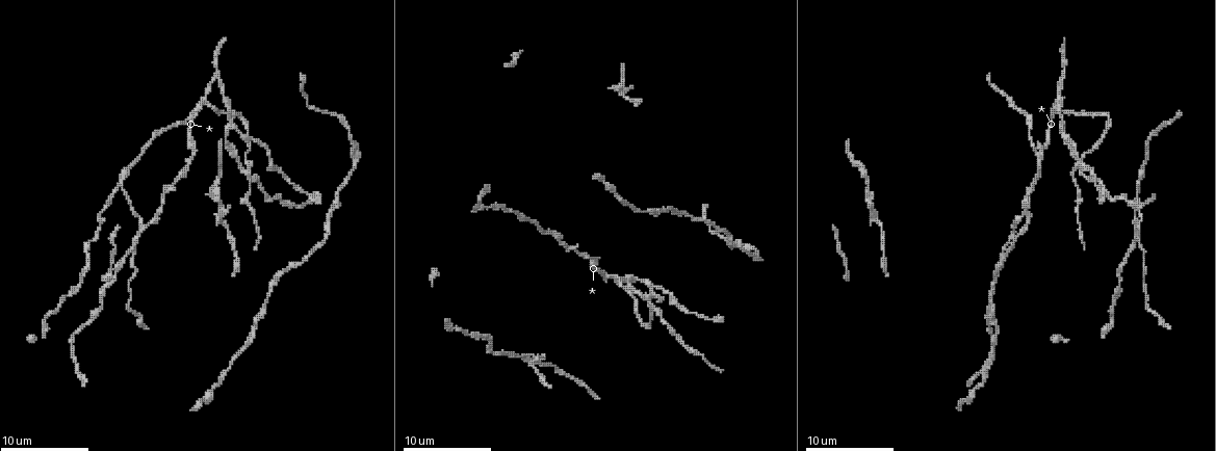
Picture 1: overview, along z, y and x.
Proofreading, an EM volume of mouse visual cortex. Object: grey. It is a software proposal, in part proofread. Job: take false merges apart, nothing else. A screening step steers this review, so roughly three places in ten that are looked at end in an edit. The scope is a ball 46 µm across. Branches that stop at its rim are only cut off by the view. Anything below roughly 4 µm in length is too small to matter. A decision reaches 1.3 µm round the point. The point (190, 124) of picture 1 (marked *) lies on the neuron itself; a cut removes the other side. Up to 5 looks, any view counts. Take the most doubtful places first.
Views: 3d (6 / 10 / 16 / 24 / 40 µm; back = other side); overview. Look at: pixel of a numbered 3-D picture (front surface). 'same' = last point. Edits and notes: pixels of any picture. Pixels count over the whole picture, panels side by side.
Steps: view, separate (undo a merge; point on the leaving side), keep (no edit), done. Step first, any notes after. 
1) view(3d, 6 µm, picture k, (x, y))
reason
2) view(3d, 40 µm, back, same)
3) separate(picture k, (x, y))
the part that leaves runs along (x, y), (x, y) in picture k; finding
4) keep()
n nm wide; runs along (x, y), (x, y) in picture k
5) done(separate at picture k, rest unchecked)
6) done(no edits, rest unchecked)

view(3d, 16 µm, picture 1, (610, 275))

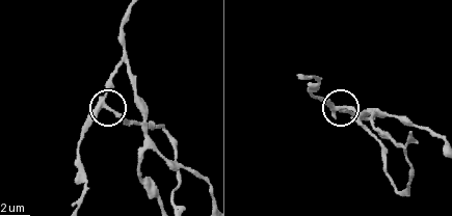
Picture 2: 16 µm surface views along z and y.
separate(picture 2, (123, 120))
3 arms; a second neuron is stuck on

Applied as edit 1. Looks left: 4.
view(3d, 6 µm, picture 1, (122, 184))
three-way junction

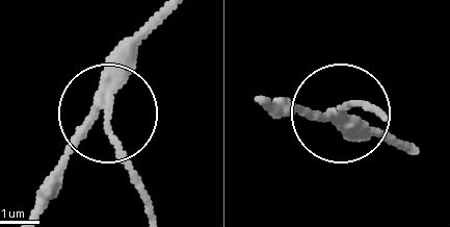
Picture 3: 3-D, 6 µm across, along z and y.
separate(picture 3, (126, 157))
side arm 15 µm; the part that leaves runs along (108, 103), (114, 150), (144, 209) in picture 3; two neurons meet here

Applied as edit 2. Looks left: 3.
view(overview)
redraw

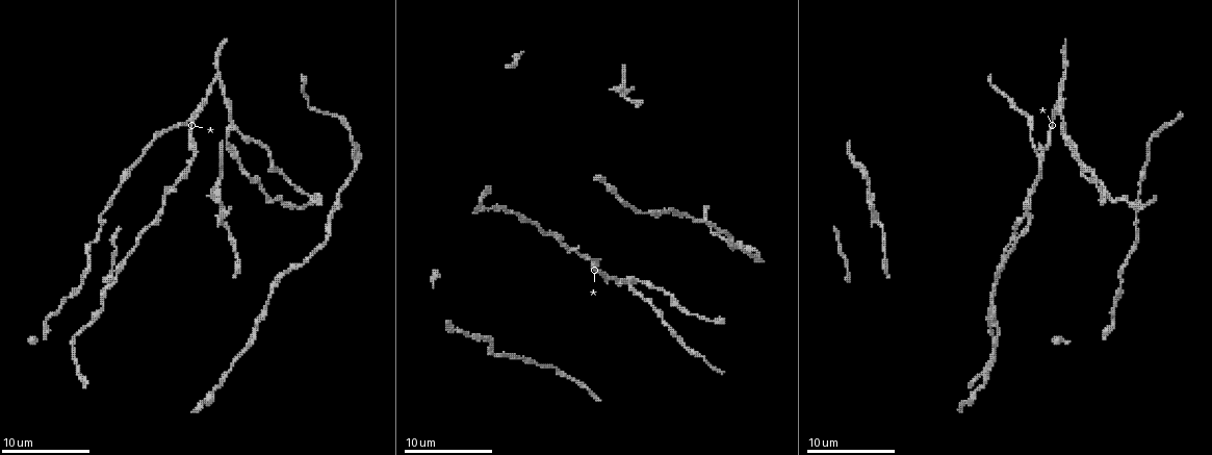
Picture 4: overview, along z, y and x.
view(3d, 10 µm, picture 4, (177, 185))
thin neck

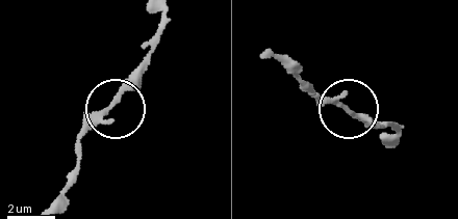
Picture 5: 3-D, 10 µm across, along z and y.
keep()
3 arms; runs along (156, 11), (160, 35), (146, 71), (78, 146) in picture 5; continuous, no second neuron

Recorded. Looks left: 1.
done(separate at picture 2, separate at picture 3, rest unchecked)

